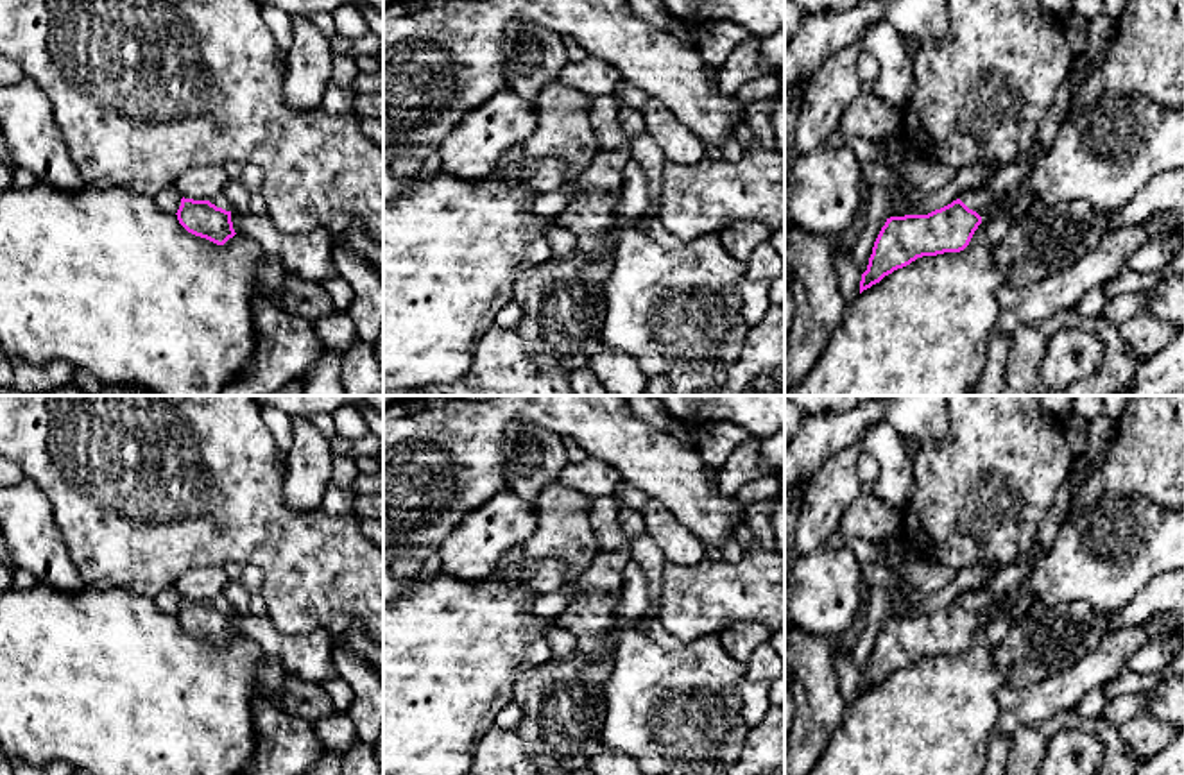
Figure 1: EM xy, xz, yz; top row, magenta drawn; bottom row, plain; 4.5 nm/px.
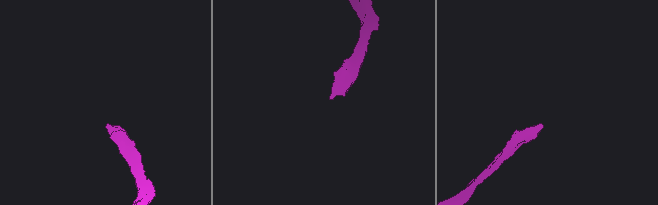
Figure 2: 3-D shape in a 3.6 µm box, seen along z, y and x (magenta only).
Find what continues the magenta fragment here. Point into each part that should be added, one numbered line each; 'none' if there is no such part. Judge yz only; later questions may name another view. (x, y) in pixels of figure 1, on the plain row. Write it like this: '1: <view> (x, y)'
1: yz (986, 604)

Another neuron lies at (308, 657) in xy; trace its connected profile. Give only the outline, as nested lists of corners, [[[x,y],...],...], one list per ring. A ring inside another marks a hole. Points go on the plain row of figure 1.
[[[322,628],[306,634],[283,634],[279,660],[299,682],[322,686],[339,677],[333,660],[333,635]]]

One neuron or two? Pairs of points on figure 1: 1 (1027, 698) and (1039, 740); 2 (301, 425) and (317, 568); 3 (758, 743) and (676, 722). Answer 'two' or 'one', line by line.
1: two
2: two
3: two

